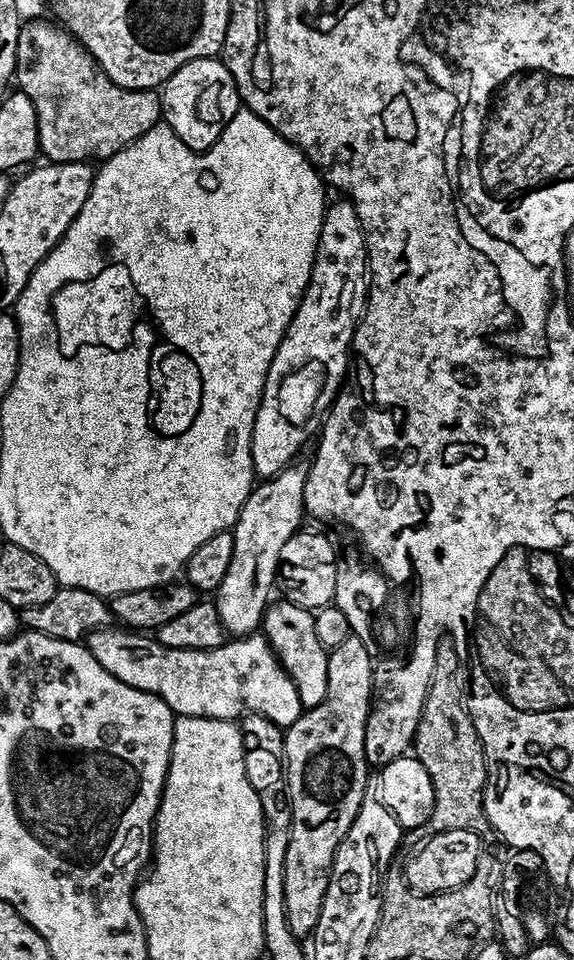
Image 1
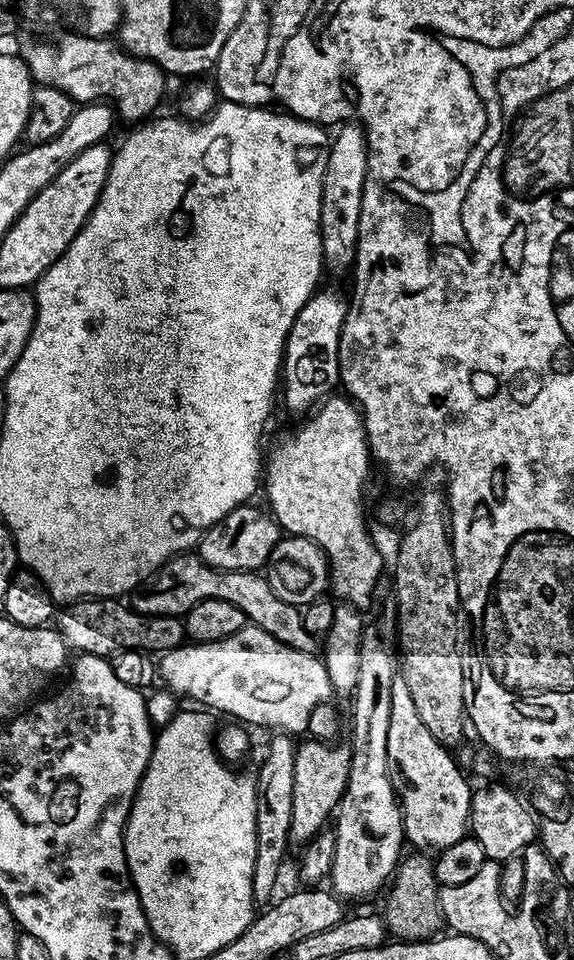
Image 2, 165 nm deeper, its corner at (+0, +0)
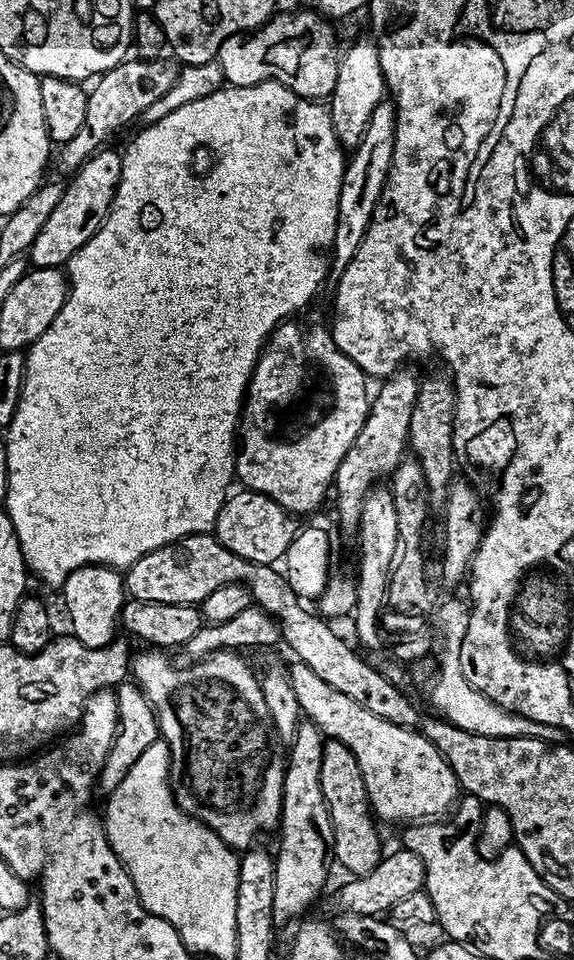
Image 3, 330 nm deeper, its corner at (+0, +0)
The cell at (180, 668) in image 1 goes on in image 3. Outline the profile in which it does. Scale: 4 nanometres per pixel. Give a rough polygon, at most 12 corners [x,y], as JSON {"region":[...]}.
{"region":[[299,662],[301,713],[350,746],[373,813],[404,826],[462,789],[419,730],[394,726]]}

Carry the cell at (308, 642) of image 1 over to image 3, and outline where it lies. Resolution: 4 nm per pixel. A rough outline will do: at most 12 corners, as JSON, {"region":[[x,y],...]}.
{"region":[[322,750],[332,854],[353,877],[382,859],[377,817],[358,758]]}

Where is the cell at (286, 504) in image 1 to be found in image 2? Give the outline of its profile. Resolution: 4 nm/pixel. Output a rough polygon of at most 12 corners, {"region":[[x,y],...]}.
{"region":[[317,290],[284,343],[282,396],[308,414],[340,384],[349,301]]}

